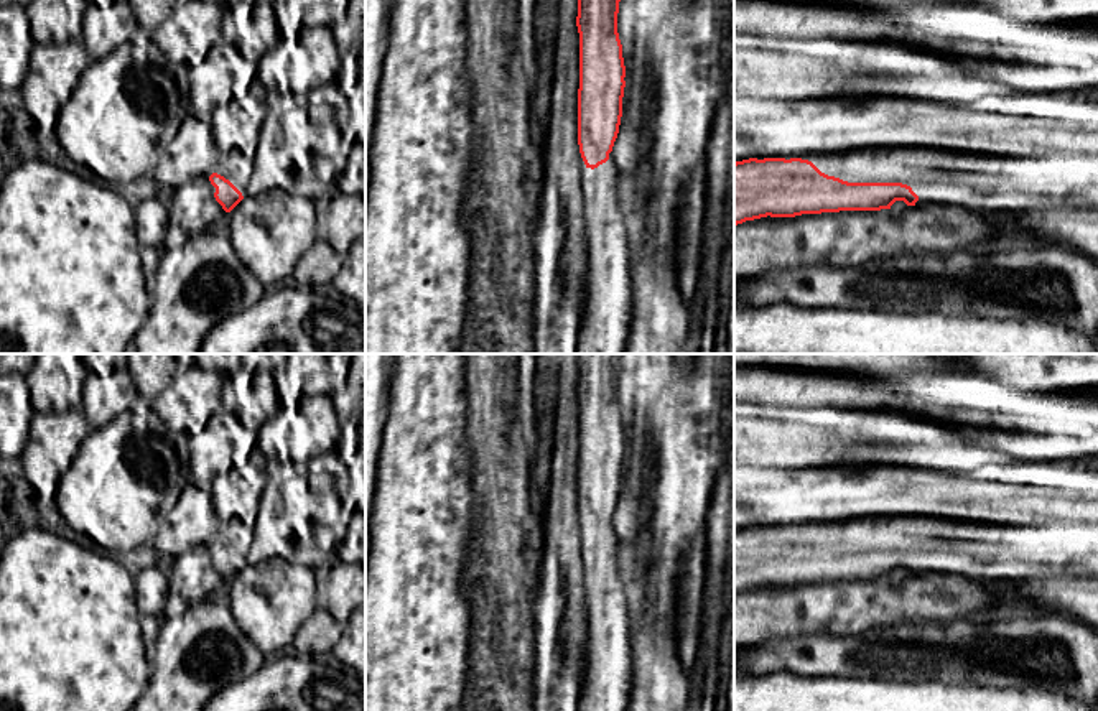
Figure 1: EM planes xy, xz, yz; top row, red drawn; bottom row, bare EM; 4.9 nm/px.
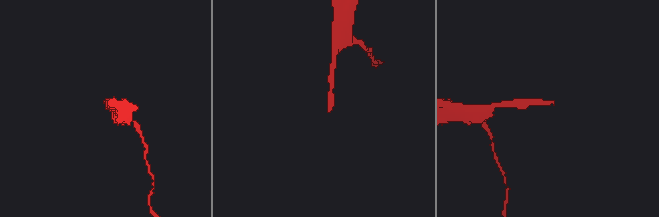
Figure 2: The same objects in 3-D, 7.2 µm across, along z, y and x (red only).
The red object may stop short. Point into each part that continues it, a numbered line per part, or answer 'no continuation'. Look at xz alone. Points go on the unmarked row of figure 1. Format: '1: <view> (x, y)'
1: xz (606, 685)

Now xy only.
1: xy (236, 535)

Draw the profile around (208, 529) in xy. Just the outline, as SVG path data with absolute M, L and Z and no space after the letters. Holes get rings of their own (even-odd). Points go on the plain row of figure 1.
M191 482L163 518L151 545L168 561L194 546L209 546L217 532L219 518L211 494Z

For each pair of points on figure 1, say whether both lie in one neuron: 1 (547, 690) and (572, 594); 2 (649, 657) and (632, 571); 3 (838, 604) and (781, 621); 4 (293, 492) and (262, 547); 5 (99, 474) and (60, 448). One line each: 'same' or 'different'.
1: different
2: same
3: same
4: same
5: different

